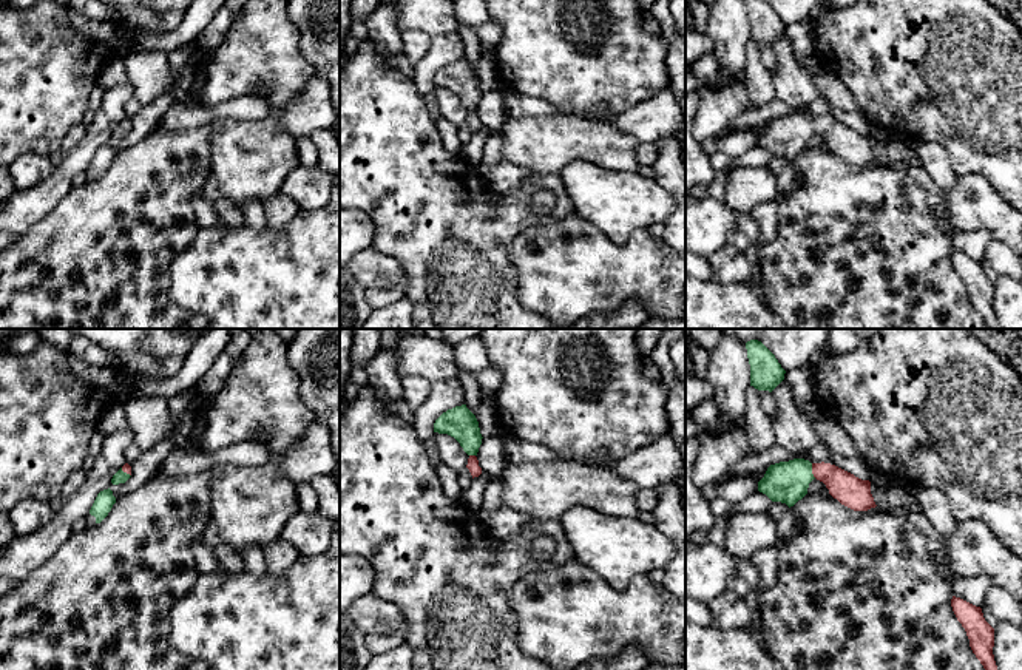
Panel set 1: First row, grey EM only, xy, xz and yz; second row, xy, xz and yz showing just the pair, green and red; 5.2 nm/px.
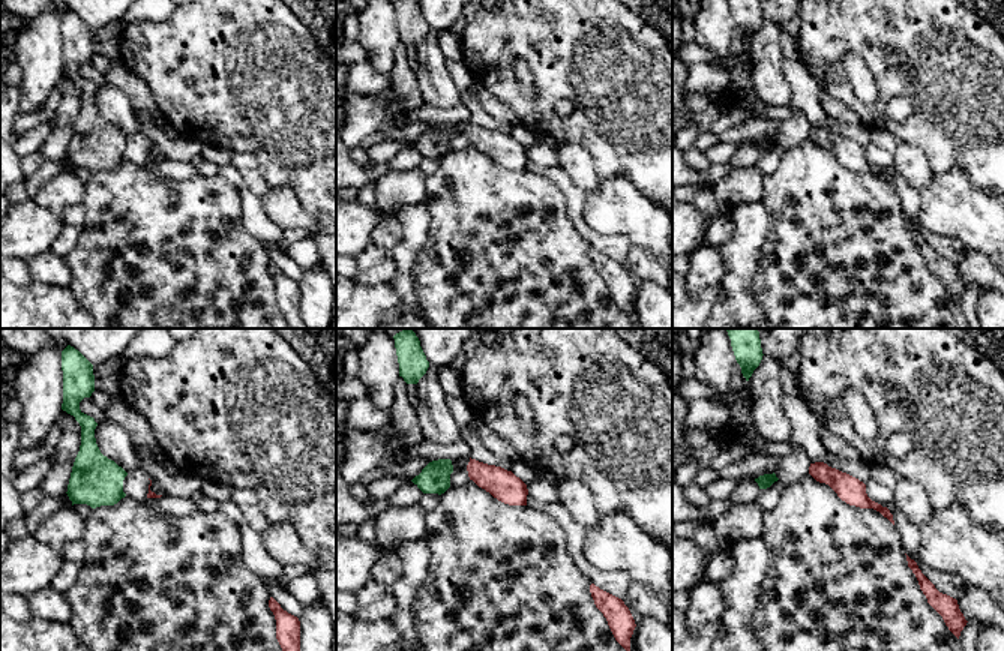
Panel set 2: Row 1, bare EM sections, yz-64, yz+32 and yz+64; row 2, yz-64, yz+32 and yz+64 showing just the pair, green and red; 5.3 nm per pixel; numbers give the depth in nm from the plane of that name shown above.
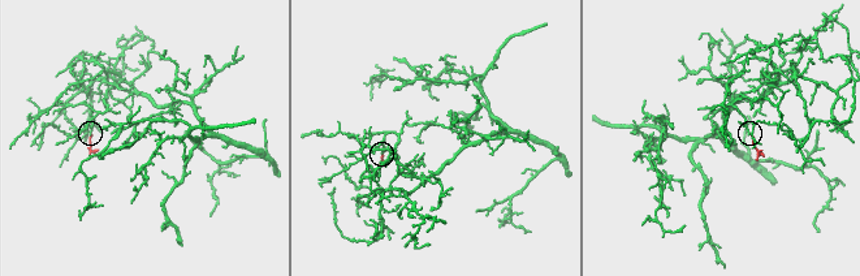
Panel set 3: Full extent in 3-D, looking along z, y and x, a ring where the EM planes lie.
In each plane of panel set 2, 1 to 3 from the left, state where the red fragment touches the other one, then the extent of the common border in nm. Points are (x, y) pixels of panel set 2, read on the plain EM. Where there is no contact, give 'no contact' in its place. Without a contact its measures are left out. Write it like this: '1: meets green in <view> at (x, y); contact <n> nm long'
1: no contact
2: no contact
3: no contact

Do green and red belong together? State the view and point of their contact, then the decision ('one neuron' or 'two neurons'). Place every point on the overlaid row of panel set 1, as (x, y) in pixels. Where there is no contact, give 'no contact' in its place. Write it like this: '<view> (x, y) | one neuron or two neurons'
yz (811, 471) | one neuron

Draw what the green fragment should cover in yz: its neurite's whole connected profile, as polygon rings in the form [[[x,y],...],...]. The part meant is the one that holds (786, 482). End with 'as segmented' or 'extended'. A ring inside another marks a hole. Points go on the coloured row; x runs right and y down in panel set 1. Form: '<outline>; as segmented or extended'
[[[804,459],[770,465],[758,482],[758,491],[772,502],[781,502],[790,508],[807,494],[814,479],[823,482],[834,499],[854,511],[868,511],[877,506],[869,480],[861,480],[835,465],[810,463]]]; extended

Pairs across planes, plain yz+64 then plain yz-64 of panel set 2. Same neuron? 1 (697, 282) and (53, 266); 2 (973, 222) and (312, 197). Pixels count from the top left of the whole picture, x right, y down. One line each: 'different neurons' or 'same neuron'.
1: same neuron
2: different neurons

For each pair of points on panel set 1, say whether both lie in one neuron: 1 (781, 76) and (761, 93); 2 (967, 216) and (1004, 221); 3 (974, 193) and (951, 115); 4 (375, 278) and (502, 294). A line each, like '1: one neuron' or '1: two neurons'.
1: two neurons
2: one neuron
3: two neurons
4: two neurons

